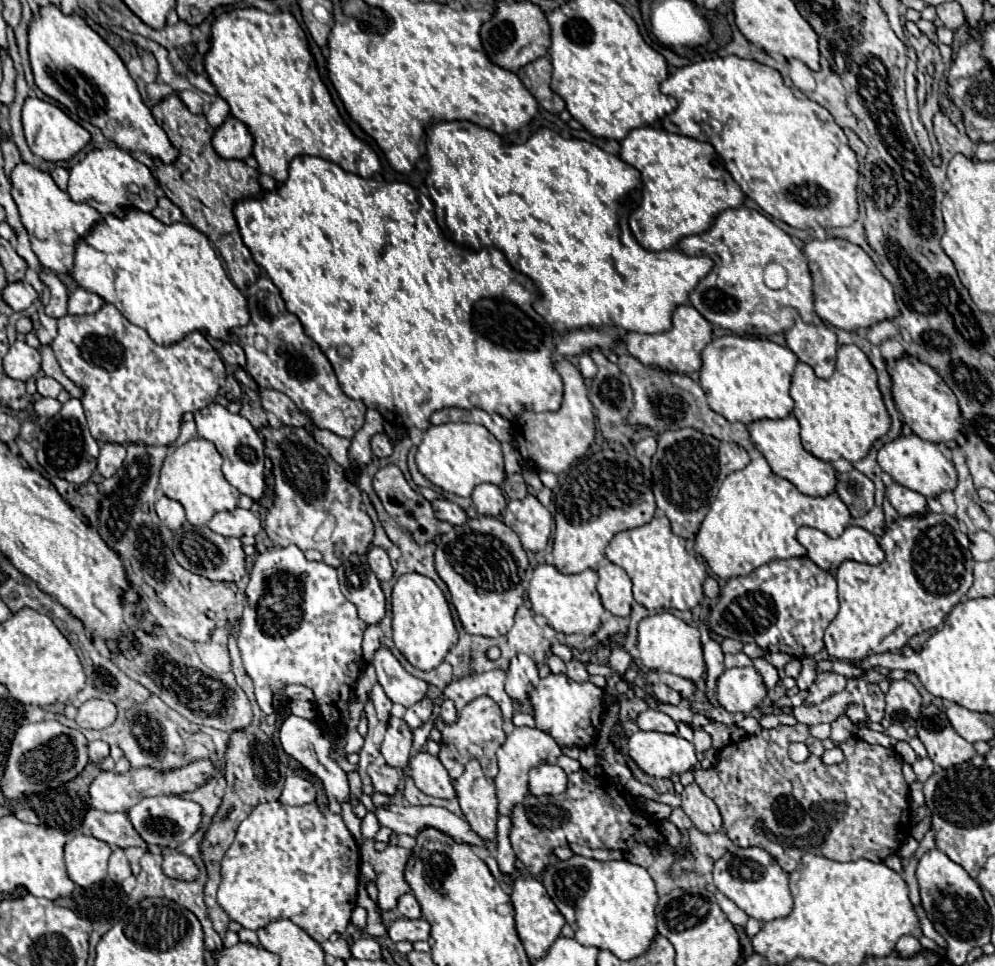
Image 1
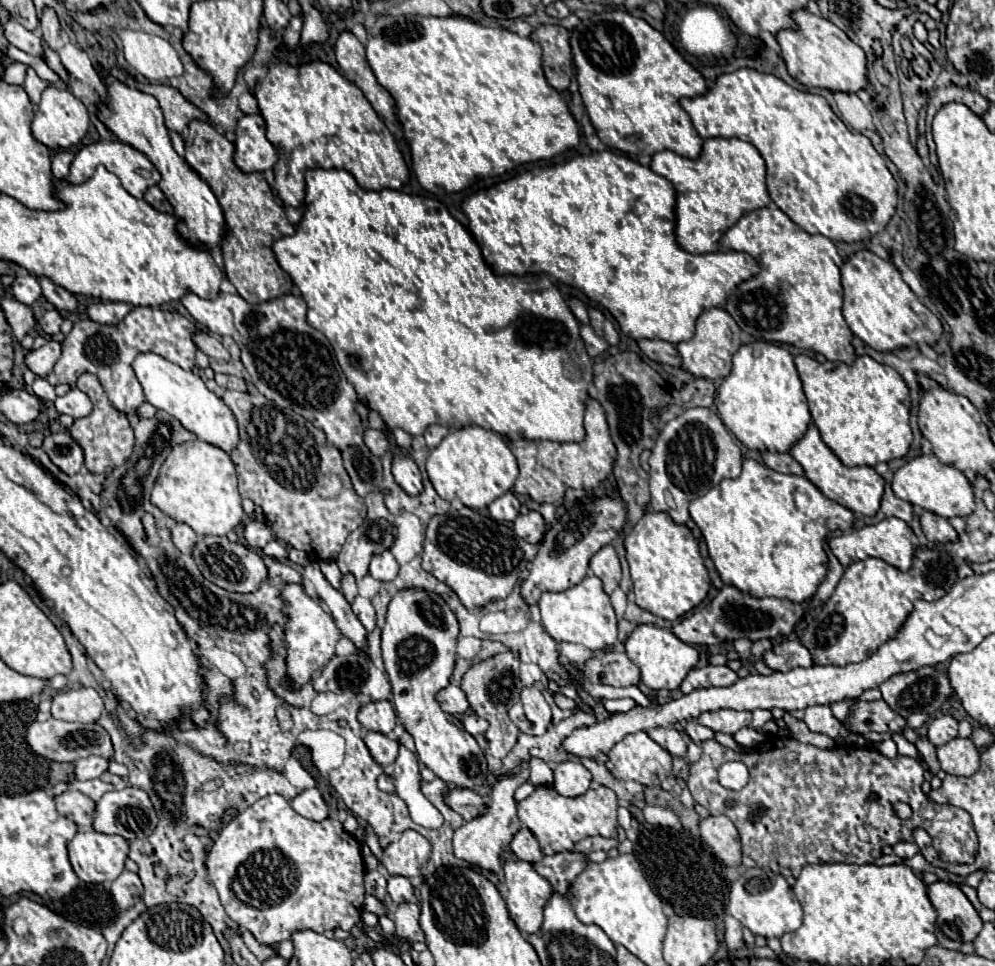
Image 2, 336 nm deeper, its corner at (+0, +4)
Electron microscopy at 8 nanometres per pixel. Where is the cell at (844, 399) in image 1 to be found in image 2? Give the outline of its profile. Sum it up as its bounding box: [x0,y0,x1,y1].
[796,355,910,467]

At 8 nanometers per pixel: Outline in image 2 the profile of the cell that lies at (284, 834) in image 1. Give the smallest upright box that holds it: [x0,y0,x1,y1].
[206,795,364,945]

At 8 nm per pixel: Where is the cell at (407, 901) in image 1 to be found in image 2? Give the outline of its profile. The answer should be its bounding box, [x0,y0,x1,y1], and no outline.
[388,877,414,903]

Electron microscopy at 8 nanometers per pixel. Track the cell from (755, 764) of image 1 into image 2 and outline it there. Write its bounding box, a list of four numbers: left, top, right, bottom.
[688,735,978,877]

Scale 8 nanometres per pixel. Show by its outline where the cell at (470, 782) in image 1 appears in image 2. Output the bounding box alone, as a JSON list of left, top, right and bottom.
[382,587,486,789]

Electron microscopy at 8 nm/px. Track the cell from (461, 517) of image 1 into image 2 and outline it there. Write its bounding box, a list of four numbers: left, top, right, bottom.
[392,455,422,497]

